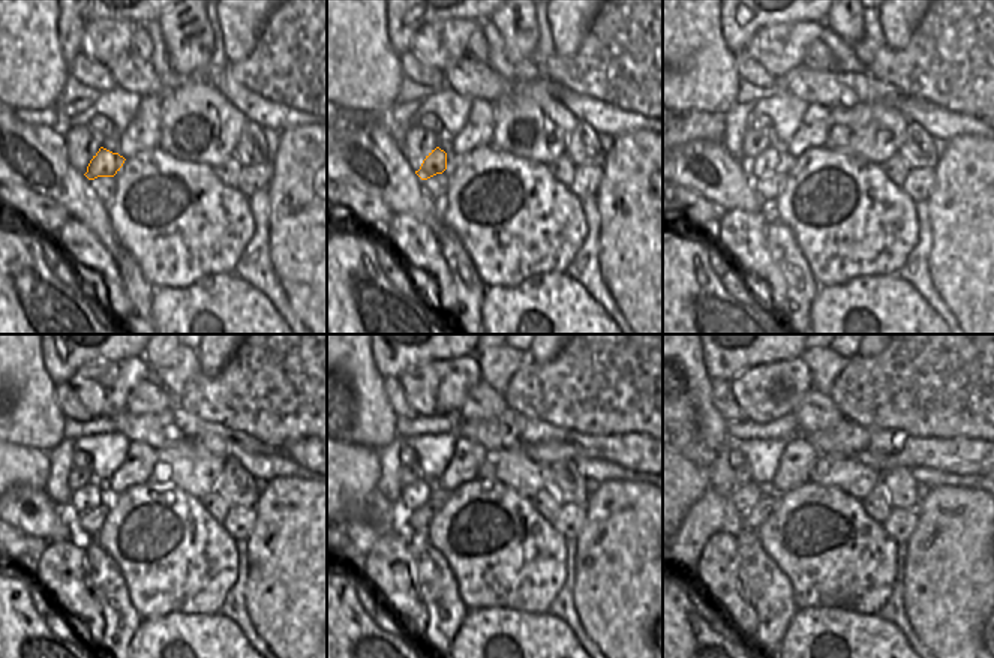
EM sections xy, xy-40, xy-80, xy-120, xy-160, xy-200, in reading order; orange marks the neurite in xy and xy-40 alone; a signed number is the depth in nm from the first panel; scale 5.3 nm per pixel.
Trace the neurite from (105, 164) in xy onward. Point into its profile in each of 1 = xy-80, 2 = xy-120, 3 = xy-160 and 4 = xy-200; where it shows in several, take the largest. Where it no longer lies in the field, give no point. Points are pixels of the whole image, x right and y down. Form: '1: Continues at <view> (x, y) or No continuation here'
1: Continues at xy-80 (763, 165)
2: Continues at xy-120 (89, 496)
3: Continues at xy-160 (413, 496)
4: Continues at xy-200 (745, 496).

